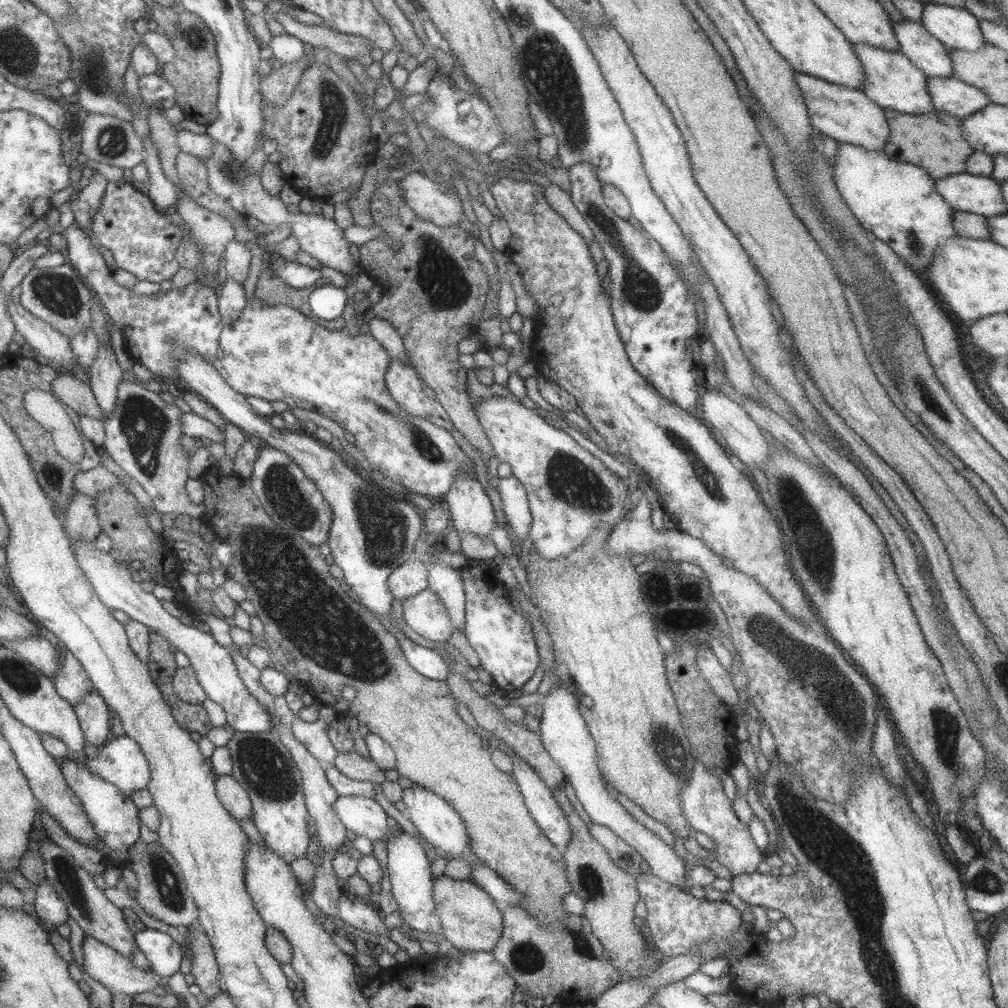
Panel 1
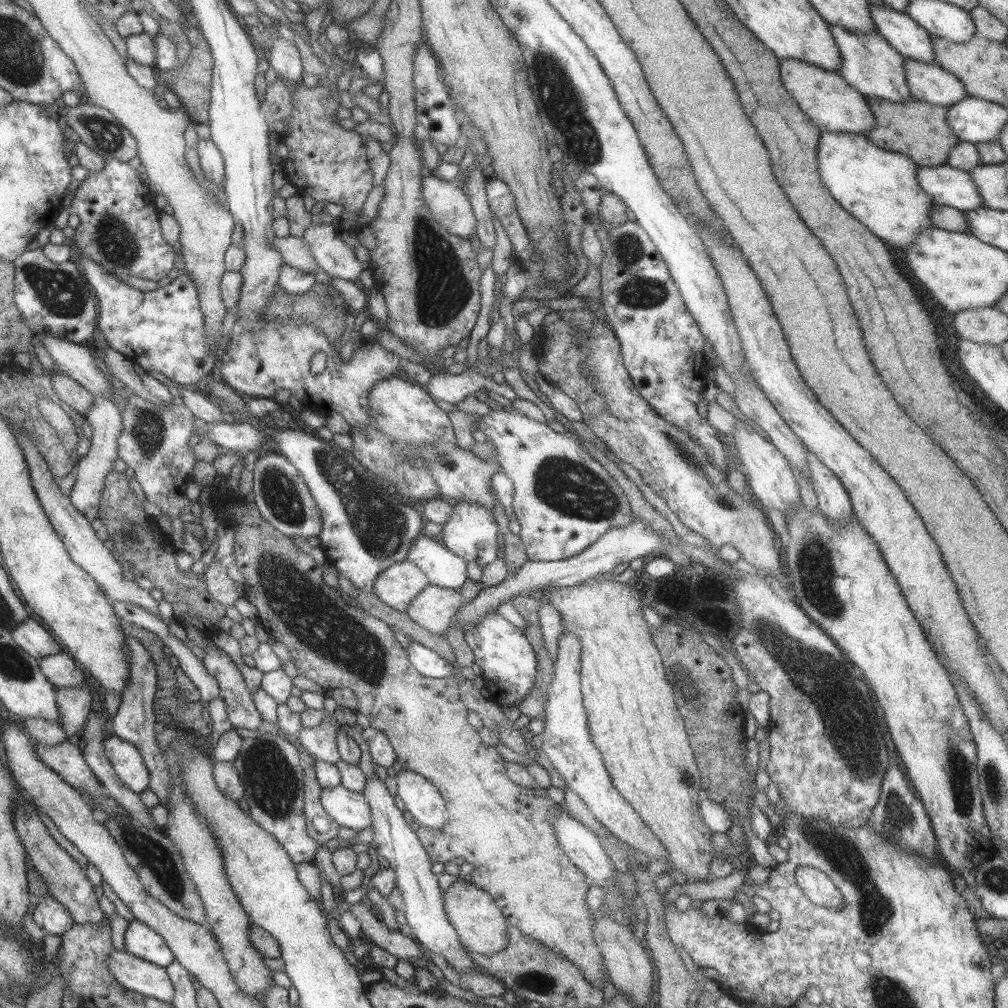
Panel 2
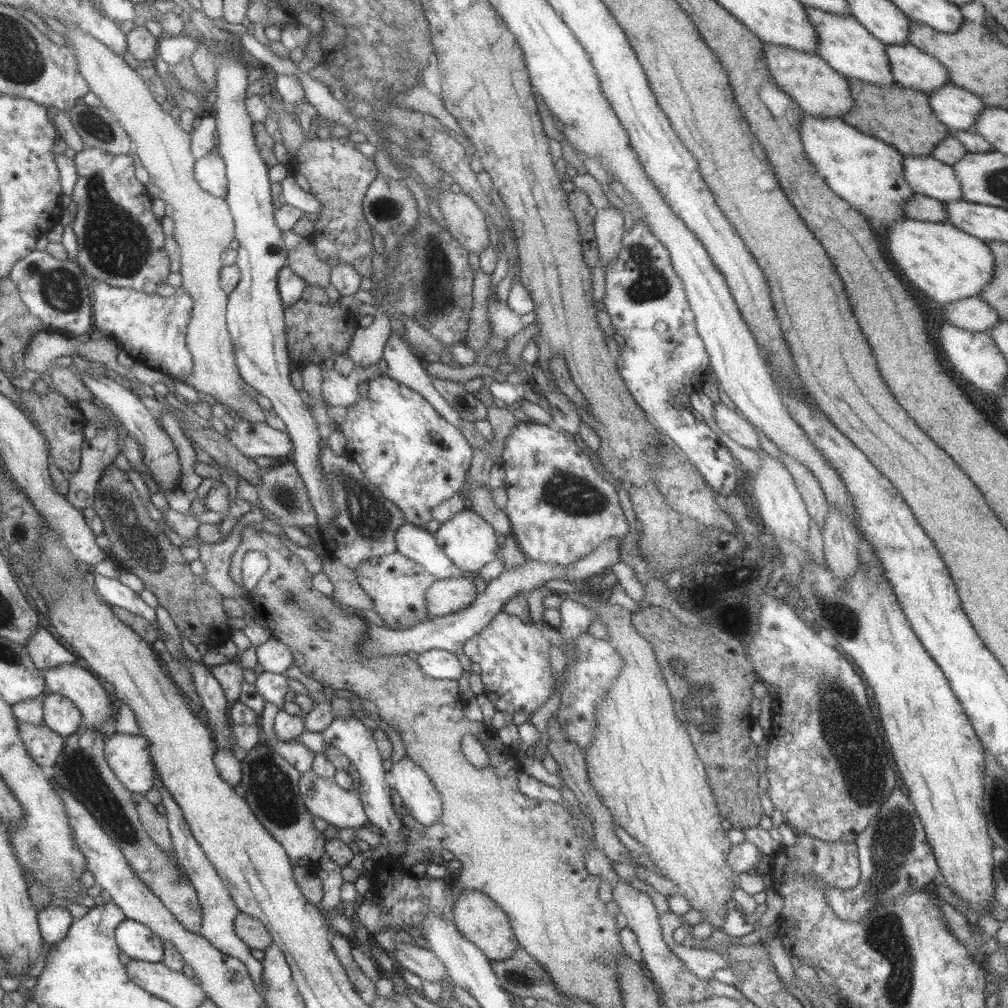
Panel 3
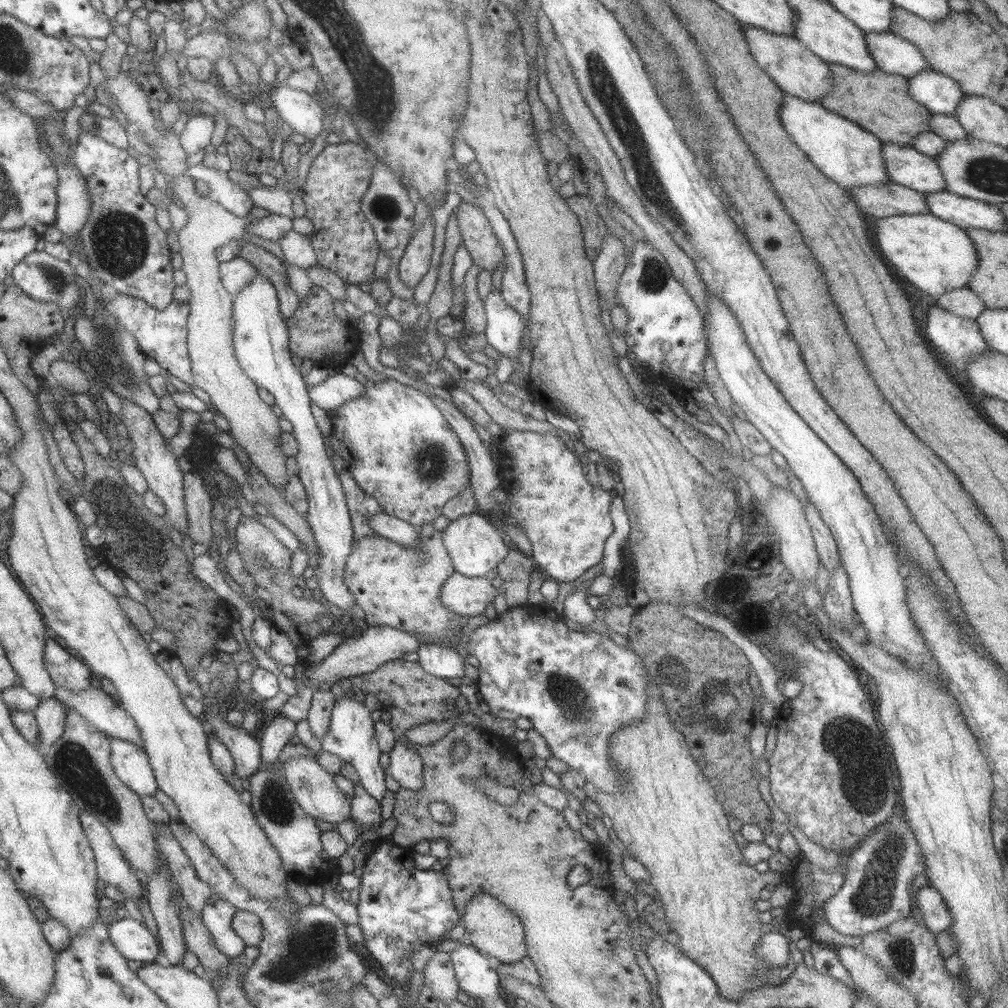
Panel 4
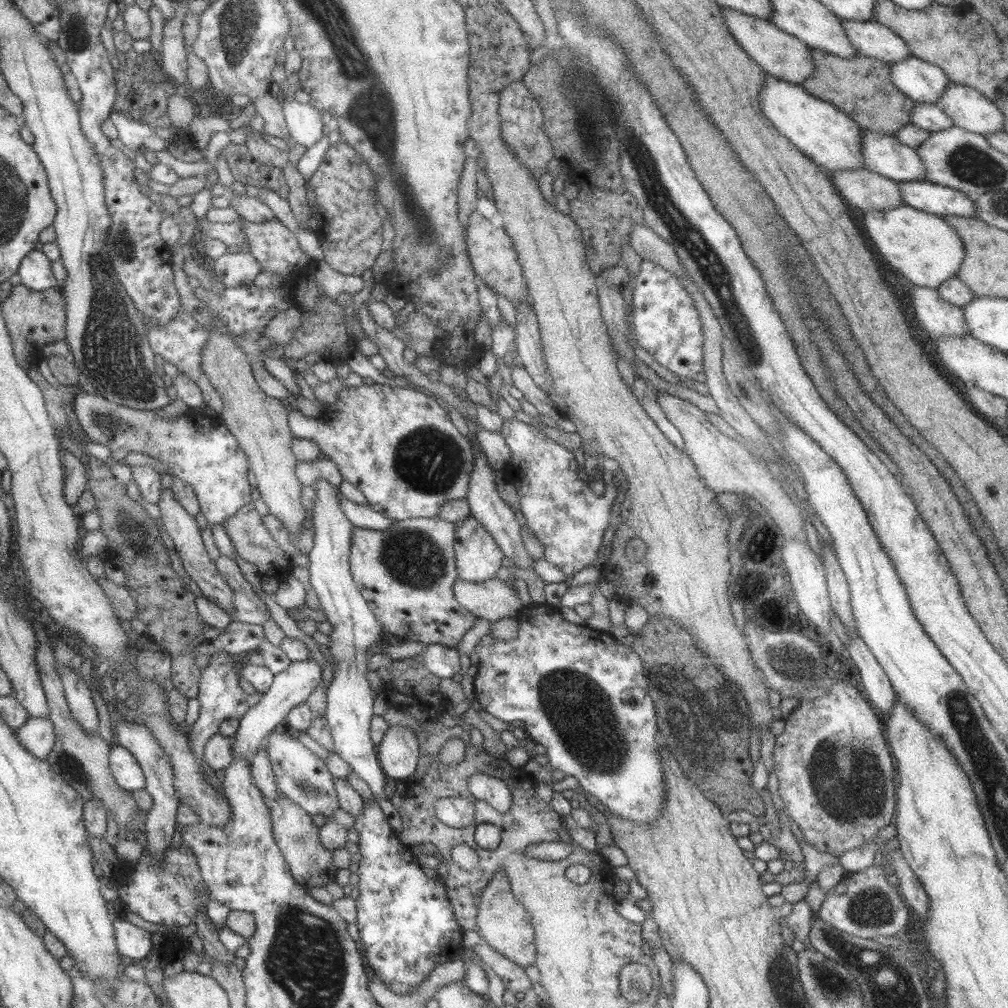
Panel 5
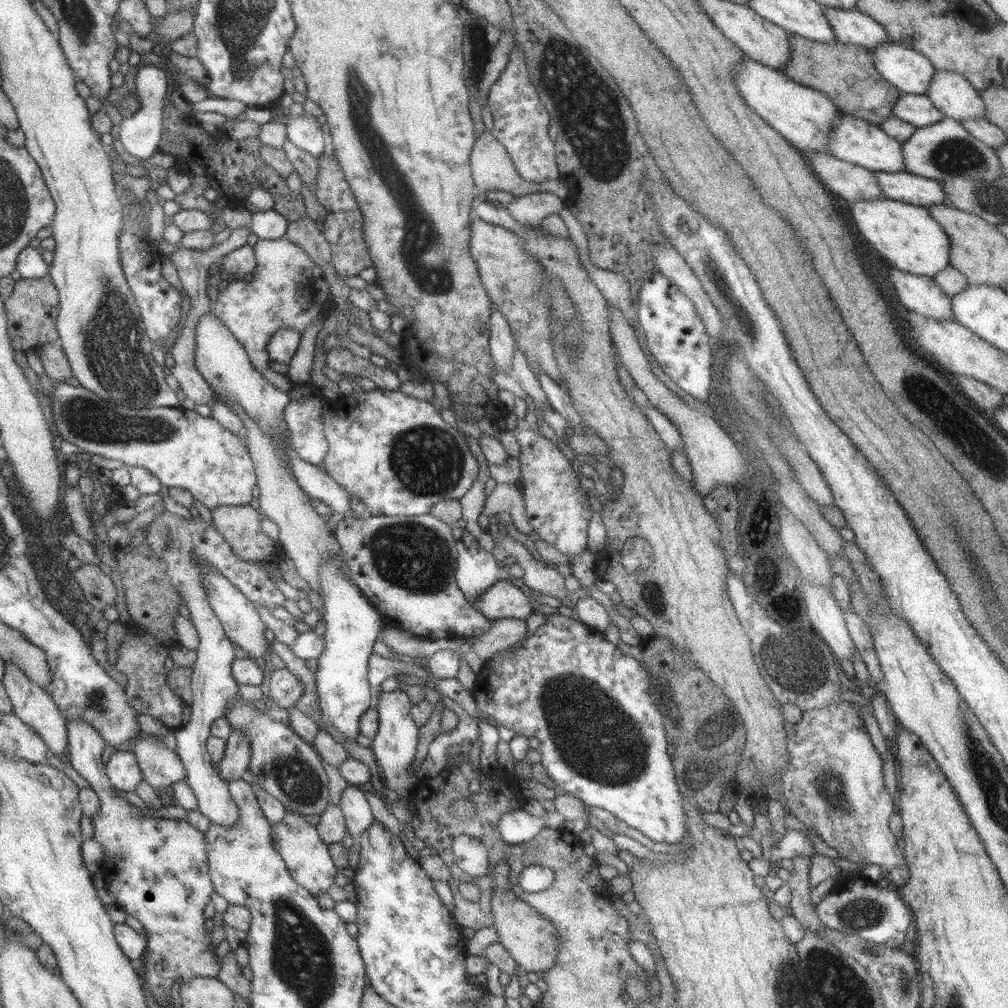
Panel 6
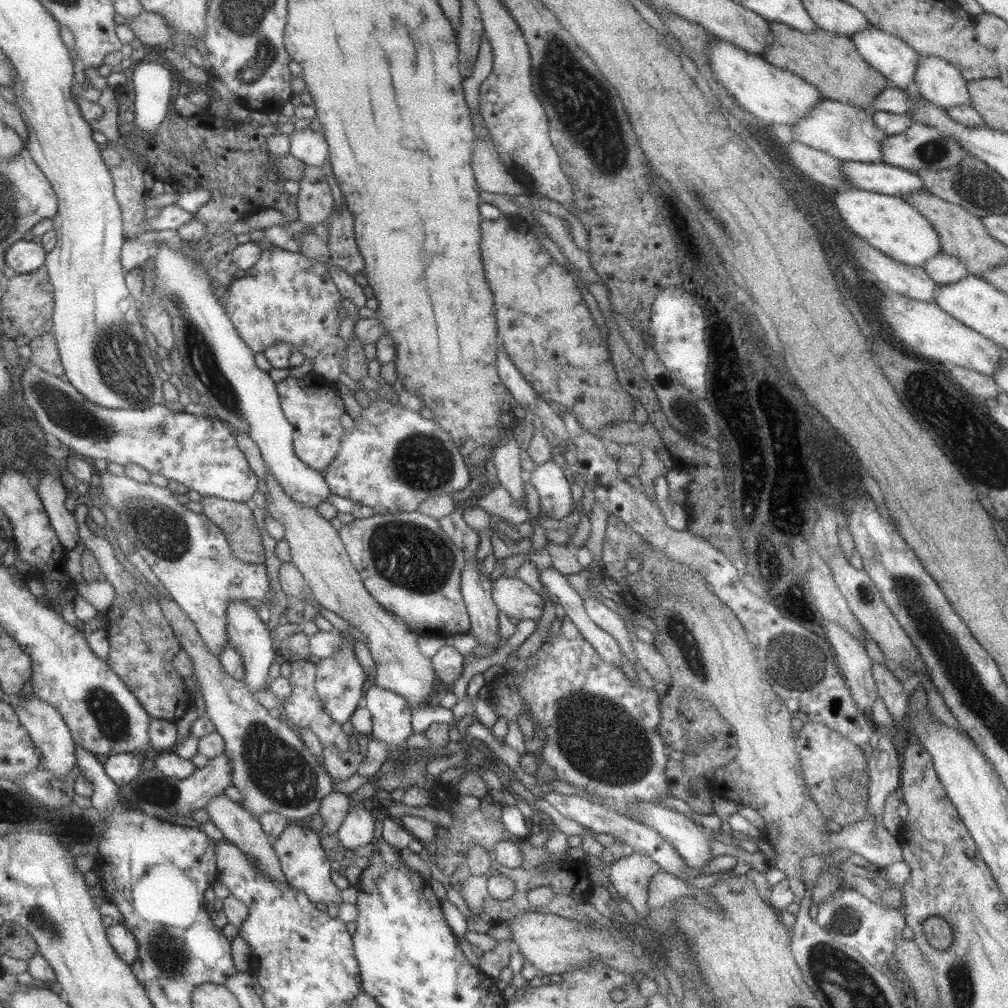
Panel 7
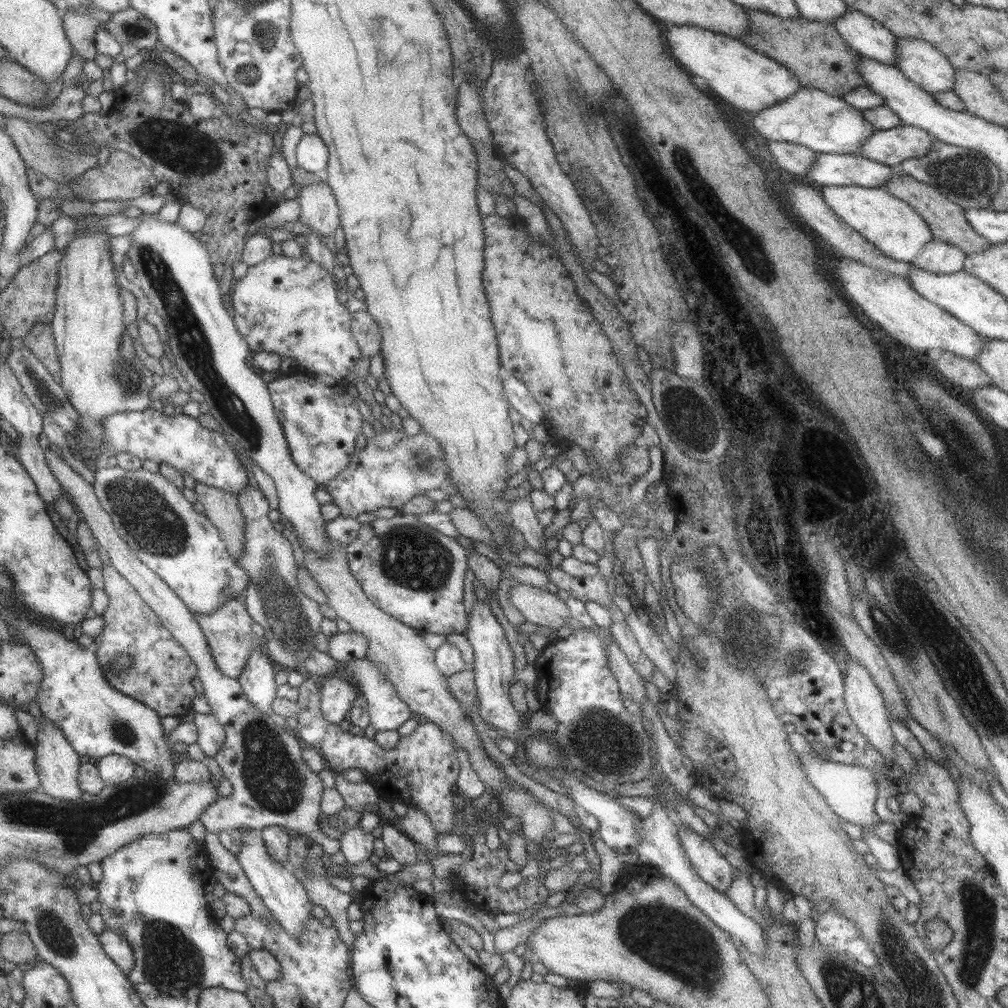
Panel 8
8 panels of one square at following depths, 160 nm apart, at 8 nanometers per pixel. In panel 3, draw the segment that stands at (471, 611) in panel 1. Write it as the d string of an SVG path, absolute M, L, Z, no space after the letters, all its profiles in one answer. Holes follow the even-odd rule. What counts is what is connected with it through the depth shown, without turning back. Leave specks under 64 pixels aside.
M499 611L475 636L463 643L461 652L467 656L471 663L481 668L483 693L496 710L503 711L509 716L513 714L532 714L537 708L543 706L551 692L553 692L553 670L549 666L550 646L557 646L561 651L562 638L558 629L551 627L547 622L529 619L522 621L518 616Z

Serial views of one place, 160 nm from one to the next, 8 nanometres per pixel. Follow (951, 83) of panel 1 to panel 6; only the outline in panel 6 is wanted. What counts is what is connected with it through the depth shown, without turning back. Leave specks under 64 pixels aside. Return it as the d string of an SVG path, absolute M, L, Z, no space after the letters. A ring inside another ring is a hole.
M820 5L824 17L841 44L863 46L871 50L883 42L891 42L885 29L870 16L857 9L842 9Z

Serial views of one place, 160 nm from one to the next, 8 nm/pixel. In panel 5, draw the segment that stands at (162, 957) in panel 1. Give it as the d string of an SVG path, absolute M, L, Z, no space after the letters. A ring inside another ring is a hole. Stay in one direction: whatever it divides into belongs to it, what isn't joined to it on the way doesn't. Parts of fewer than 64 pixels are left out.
M114 917L112 927L118 953L131 960L144 960L151 950L151 933L124 918Z

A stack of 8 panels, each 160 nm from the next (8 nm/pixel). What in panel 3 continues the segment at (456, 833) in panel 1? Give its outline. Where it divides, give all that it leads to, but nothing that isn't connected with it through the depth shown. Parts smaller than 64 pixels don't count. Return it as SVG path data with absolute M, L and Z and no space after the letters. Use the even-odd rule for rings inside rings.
M404 756L388 772L394 778L393 790L410 809L411 816L425 827L437 822L442 815L441 798L424 770Z

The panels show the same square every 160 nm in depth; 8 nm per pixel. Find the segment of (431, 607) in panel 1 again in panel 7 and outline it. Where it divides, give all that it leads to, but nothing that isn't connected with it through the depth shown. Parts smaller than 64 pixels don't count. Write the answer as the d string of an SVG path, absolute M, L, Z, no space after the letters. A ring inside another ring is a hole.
M499 577L492 582L492 600L499 612L519 620L539 621L544 602L518 577Z

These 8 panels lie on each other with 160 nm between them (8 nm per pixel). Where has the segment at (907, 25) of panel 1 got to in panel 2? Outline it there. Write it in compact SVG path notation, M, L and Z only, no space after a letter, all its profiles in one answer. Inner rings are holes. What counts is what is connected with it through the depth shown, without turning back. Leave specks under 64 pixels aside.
M868 3L868 11L876 32L901 57L925 64L935 63L931 35L907 13L873 3Z

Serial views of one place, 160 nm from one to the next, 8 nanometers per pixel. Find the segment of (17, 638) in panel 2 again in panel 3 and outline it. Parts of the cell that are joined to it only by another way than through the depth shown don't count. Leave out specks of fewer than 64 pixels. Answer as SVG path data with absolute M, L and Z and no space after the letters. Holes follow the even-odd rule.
M39 628L29 638L25 650L31 662L38 670L47 670L61 665L75 665L80 663L69 650L57 642L57 640L43 628Z

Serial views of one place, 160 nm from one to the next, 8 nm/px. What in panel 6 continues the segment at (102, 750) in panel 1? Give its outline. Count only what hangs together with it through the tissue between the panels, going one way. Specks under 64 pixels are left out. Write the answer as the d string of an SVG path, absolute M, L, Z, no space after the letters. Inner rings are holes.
M127 748L117 749L112 753L104 769L109 782L117 790L134 791L138 782L142 780L135 755Z

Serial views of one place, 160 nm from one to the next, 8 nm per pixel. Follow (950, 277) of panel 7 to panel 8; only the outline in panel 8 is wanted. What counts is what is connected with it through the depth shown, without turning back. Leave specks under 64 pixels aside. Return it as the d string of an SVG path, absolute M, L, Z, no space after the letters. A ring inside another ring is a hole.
M931 239L921 247L912 264L935 274L952 273L962 268L964 255L948 242Z

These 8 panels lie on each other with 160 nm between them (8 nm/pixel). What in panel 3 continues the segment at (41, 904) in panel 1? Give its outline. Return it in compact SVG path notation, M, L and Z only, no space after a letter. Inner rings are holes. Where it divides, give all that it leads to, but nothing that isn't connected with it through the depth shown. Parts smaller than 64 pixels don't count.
M57 902L39 909L36 919L42 939L50 945L63 940L74 921L69 911Z

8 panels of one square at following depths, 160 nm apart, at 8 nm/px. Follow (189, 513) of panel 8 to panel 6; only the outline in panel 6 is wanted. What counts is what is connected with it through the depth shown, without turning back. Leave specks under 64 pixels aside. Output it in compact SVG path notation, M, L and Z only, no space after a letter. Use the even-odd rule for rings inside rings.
M163 507L163 510L159 511L159 514L151 519L151 524L145 526L143 533L145 533L145 543L149 545L148 549L151 549L151 552L163 561L167 579L169 579L171 587L177 591L179 599L183 601L182 604L187 607L191 624L194 626L196 635L198 636L198 647L196 648L197 660L188 671L190 676L190 689L192 692L192 701L189 704L191 707L191 715L189 716L190 721L181 725L179 728L174 729L176 745L173 751L183 763L186 772L186 783L187 786L191 788L191 792L195 795L198 812L203 814L205 818L208 818L210 824L216 824L223 828L232 828L232 826L238 821L239 812L231 799L227 783L224 780L221 780L218 777L218 774L213 771L213 766L211 766L212 762L207 754L205 745L207 737L210 735L210 722L216 718L222 717L226 713L226 710L232 705L232 702L239 697L237 693L238 684L231 675L231 662L233 662L235 658L233 654L234 644L227 638L227 635L224 633L215 613L209 608L209 602L207 602L207 596L205 596L203 584L201 584L201 570L199 570L201 569L201 566L199 565L201 565L201 563L209 563L209 565L213 565L213 567L217 569L217 573L219 573L221 577L225 577L235 589L239 590L239 593L245 596L245 599L249 600L251 603L261 605L261 607L269 612L273 611L276 607L283 606L285 604L285 598L261 568L257 568L255 564L249 564L247 561L237 559L233 555L233 552L231 552L229 544L223 540L223 536L213 528L212 524L203 522L203 519L199 516L187 520L175 516L175 514L171 514L171 512Z

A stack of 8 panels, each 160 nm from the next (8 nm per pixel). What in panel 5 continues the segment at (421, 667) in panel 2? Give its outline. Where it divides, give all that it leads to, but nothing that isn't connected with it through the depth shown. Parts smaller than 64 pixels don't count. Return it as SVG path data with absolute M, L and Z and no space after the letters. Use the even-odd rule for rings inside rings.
M428 644L419 660L430 674L439 679L451 679L460 670L456 649L445 645Z

